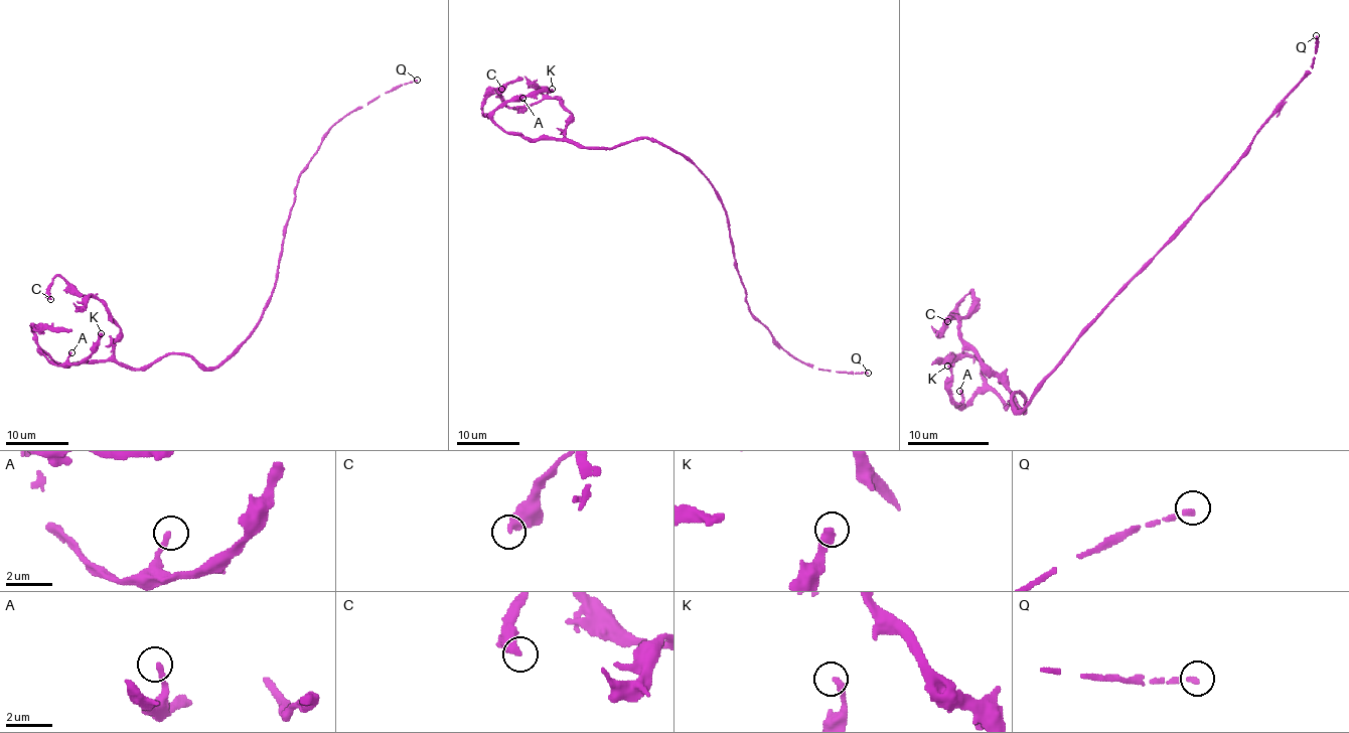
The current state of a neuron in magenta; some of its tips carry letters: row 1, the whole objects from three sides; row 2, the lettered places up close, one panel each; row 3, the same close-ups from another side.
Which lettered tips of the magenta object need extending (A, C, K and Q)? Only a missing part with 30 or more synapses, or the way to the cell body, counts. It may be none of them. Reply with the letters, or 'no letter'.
Q

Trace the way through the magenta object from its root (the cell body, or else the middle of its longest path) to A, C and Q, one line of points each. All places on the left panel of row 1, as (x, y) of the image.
A: (261, 317), (207, 368), (179, 353), (139, 368), (61, 364), (41, 353), (60, 364), (71, 352)
C: (261, 317), (215, 367), (168, 353), (128, 368), (114, 355), (120, 325), (101, 302), (57, 275), (50, 299)
Q: (261, 317), (275, 282), (283, 227), (294, 201), (297, 178), (324, 136), (344, 117), (379, 95), (417, 80)

